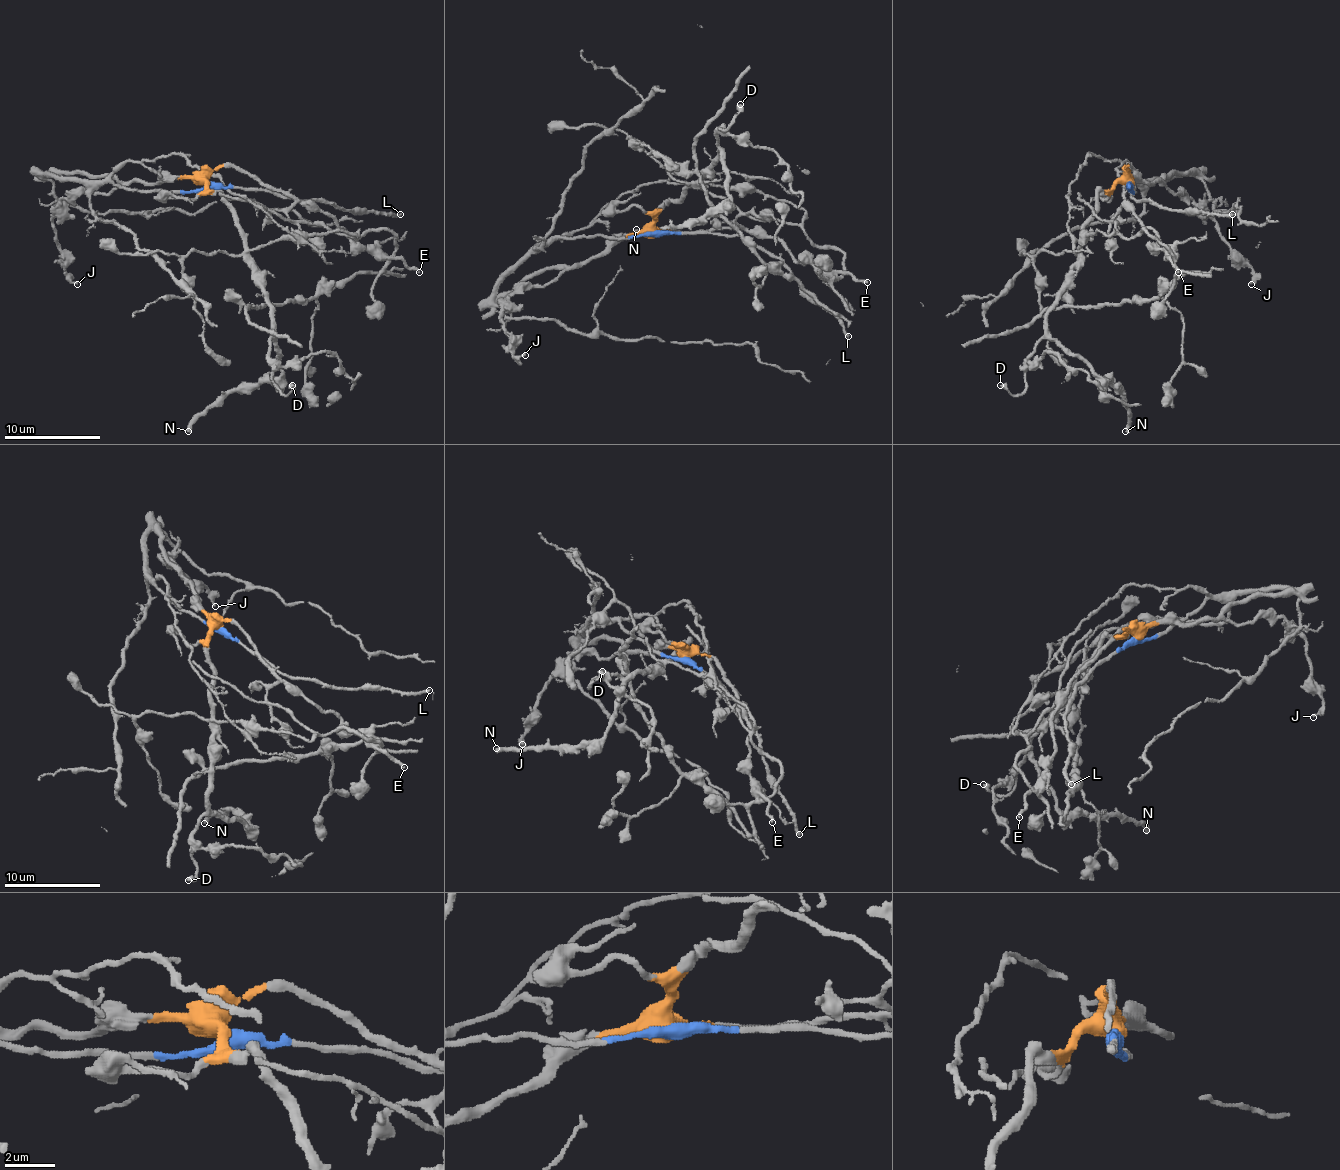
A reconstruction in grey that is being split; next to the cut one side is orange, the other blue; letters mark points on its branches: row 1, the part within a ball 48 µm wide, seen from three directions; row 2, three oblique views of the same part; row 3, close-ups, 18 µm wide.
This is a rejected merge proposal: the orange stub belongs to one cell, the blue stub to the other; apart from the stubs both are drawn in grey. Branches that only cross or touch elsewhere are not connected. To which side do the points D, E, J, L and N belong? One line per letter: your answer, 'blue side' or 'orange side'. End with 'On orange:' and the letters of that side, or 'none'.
D: orange side
E: orange side
J: orange side
L: blue side
N: orange side
On orange: D, E, J, N

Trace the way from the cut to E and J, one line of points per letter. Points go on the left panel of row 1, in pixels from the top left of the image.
E: (205, 183), (215, 169), (239, 167), (289, 191), (301, 203), (313, 203), (359, 246), (398, 256), (420, 273)
J: (205, 183), (128, 181), (109, 193), (63, 198), (53, 220), (60, 265), (77, 285)

